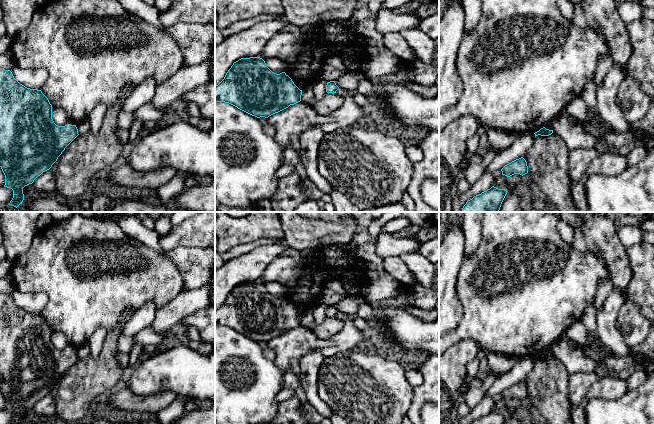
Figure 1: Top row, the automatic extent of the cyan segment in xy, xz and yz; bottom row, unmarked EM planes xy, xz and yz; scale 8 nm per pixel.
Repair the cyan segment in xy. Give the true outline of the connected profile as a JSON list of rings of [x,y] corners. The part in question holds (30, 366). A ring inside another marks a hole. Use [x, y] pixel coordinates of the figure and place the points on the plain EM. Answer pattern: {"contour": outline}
{"contour": [[[0,293],[0,391],[5,399],[4,411],[13,414],[12,424],[24,424],[23,412],[32,408],[34,404],[43,396],[49,394],[52,389],[57,385],[58,381],[62,378],[65,372],[78,360],[78,353],[76,349],[58,350],[52,343],[52,329],[48,322],[42,317],[41,314],[30,313],[20,308],[13,300],[10,294]]]}

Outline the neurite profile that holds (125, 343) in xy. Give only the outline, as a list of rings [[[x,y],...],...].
[[[121,336],[117,341],[117,347],[120,353],[129,353],[133,347],[135,336]]]

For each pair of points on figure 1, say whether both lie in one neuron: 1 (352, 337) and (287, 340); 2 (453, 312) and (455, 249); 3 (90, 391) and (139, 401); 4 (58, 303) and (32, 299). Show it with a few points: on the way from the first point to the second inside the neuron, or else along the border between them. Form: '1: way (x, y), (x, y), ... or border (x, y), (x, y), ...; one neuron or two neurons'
1: way (336, 344), (303, 342); one neuron
2: way (449, 296), (449, 265); one neuron
3: border (111, 390), (97, 401); two neurons
4: border (25, 292), (43, 292), (47, 296), (40, 313); two neurons

